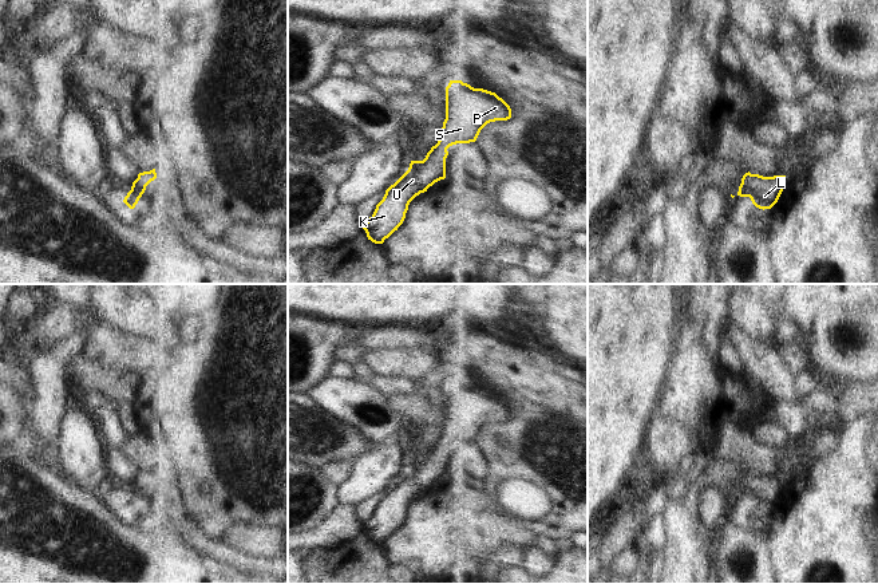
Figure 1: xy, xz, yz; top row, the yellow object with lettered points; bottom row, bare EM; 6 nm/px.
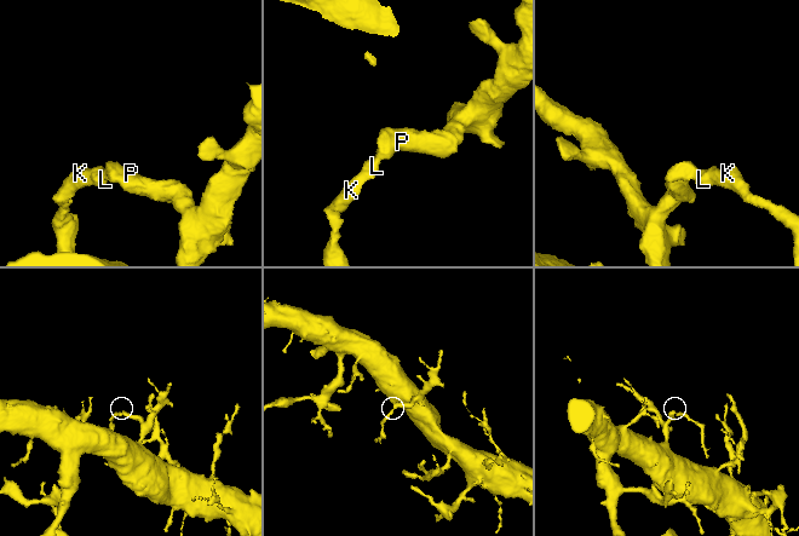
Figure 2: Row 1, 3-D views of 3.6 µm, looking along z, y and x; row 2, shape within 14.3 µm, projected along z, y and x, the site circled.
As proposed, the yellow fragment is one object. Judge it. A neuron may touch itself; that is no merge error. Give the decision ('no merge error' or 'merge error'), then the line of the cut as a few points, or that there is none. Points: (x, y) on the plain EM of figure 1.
no merge error | no cut

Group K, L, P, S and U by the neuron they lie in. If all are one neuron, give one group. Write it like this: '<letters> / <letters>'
K L P S U

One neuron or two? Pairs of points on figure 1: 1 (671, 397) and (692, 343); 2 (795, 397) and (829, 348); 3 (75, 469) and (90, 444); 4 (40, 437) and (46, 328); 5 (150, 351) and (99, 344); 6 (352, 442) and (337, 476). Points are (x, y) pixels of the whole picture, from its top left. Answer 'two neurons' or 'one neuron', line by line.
1: one neuron
2: two neurons
3: one neuron
4: two neurons
5: one neuron
6: two neurons

